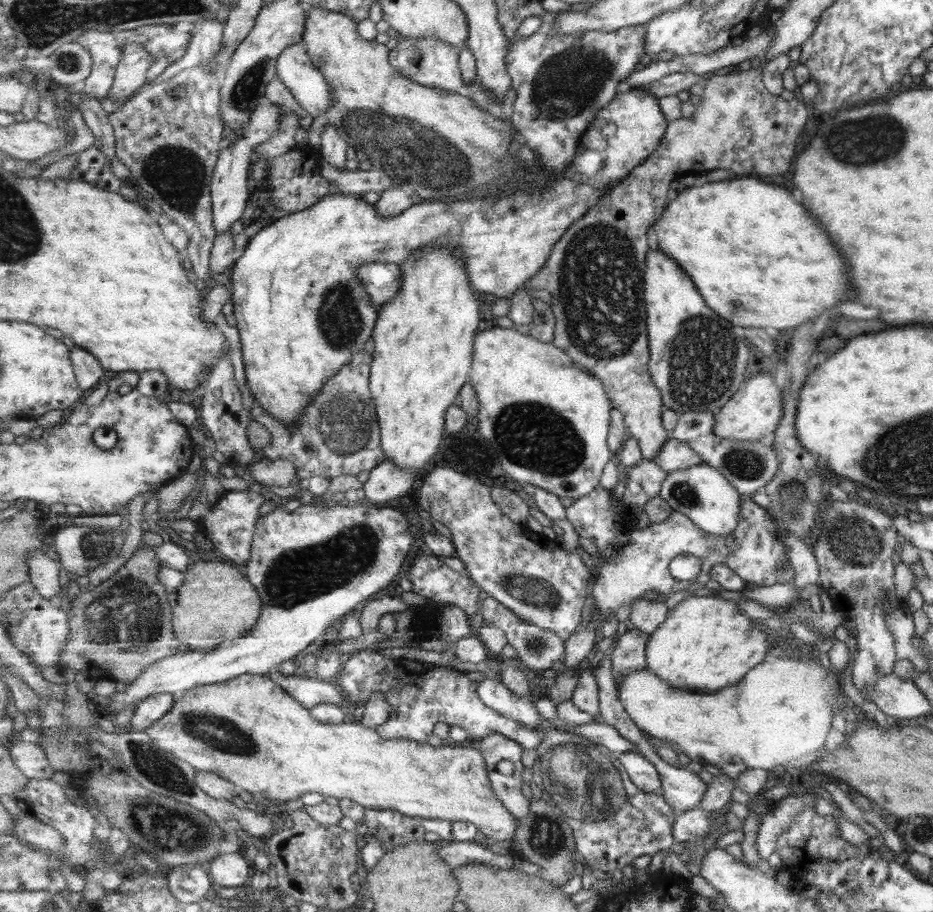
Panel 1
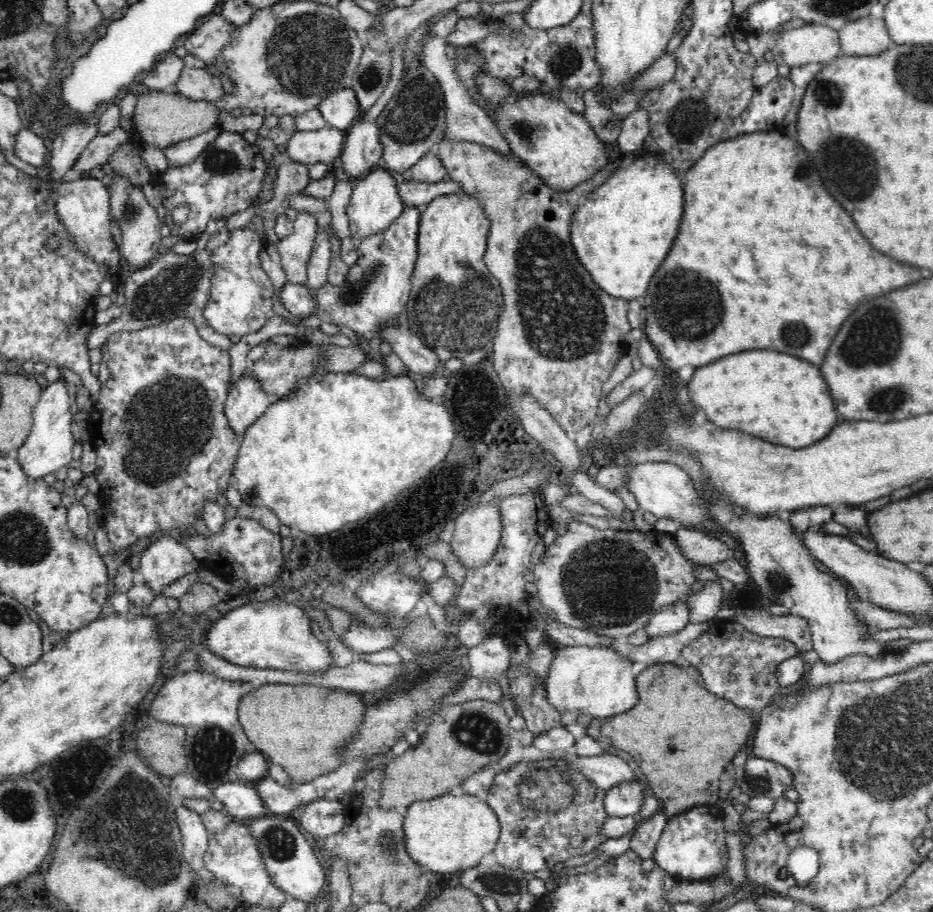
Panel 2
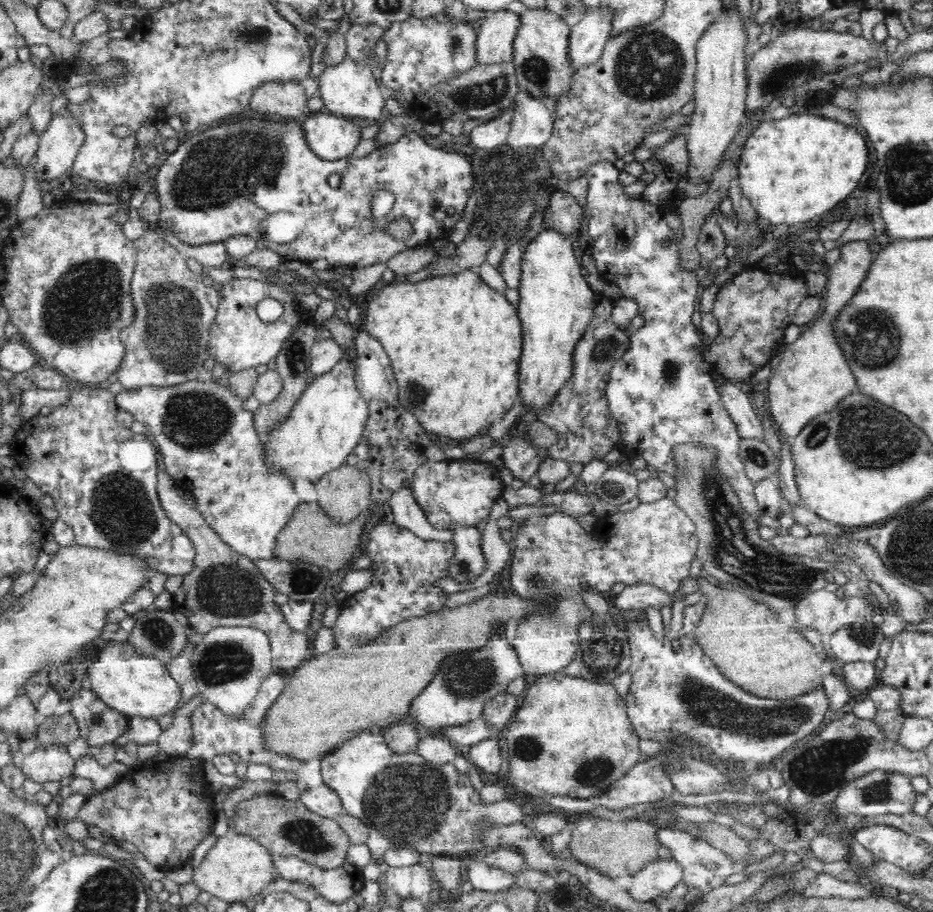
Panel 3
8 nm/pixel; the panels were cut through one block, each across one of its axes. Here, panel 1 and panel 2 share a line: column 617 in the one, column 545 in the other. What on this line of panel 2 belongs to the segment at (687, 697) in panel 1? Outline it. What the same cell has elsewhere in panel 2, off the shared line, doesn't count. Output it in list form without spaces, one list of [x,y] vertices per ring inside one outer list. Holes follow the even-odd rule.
[[[613,646],[557,647],[545,680],[549,704],[561,713],[575,711],[591,715],[592,718],[628,712],[638,704],[640,698],[632,663],[631,658],[623,656]]]

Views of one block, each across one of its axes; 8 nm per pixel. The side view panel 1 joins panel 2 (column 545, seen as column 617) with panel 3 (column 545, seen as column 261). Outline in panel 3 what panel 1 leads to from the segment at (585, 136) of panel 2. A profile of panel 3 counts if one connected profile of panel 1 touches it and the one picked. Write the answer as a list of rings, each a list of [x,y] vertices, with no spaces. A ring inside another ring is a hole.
[[[544,229],[534,237],[523,252],[521,262],[522,278],[518,291],[520,294],[517,306],[523,328],[523,349],[520,359],[520,398],[524,411],[537,412],[544,408],[558,390],[570,380],[572,376],[572,356],[578,341],[584,336],[588,323],[592,320],[594,309],[600,299],[588,286],[588,277],[580,273],[581,266],[574,257],[572,240],[555,229]]]

